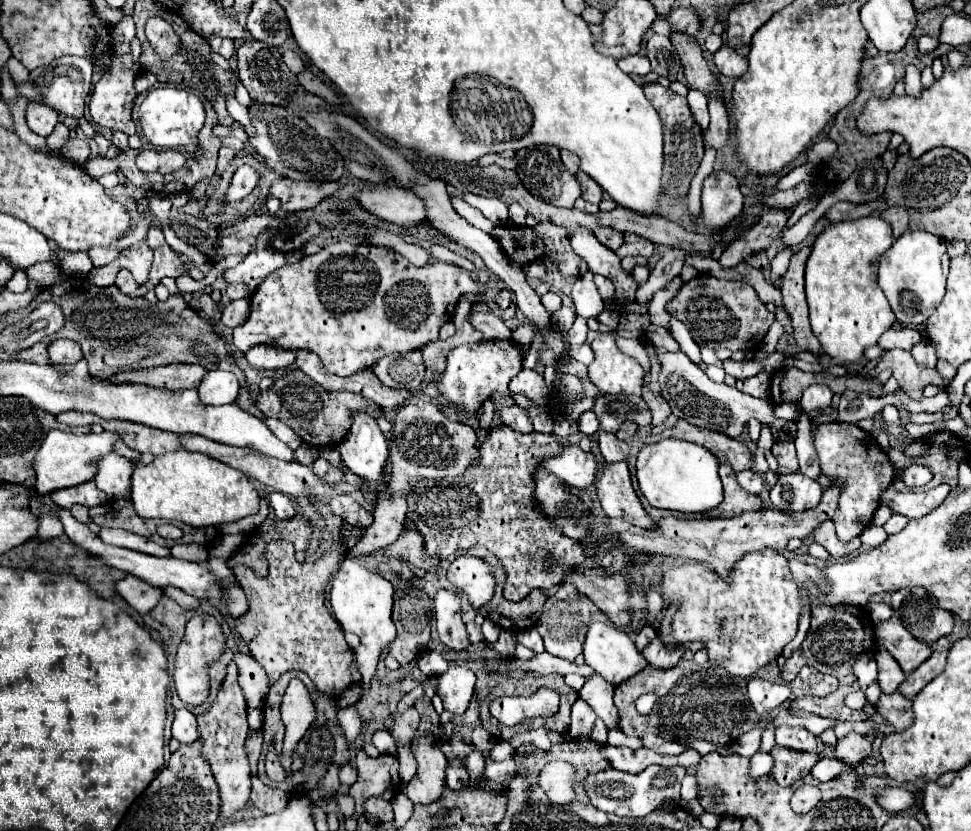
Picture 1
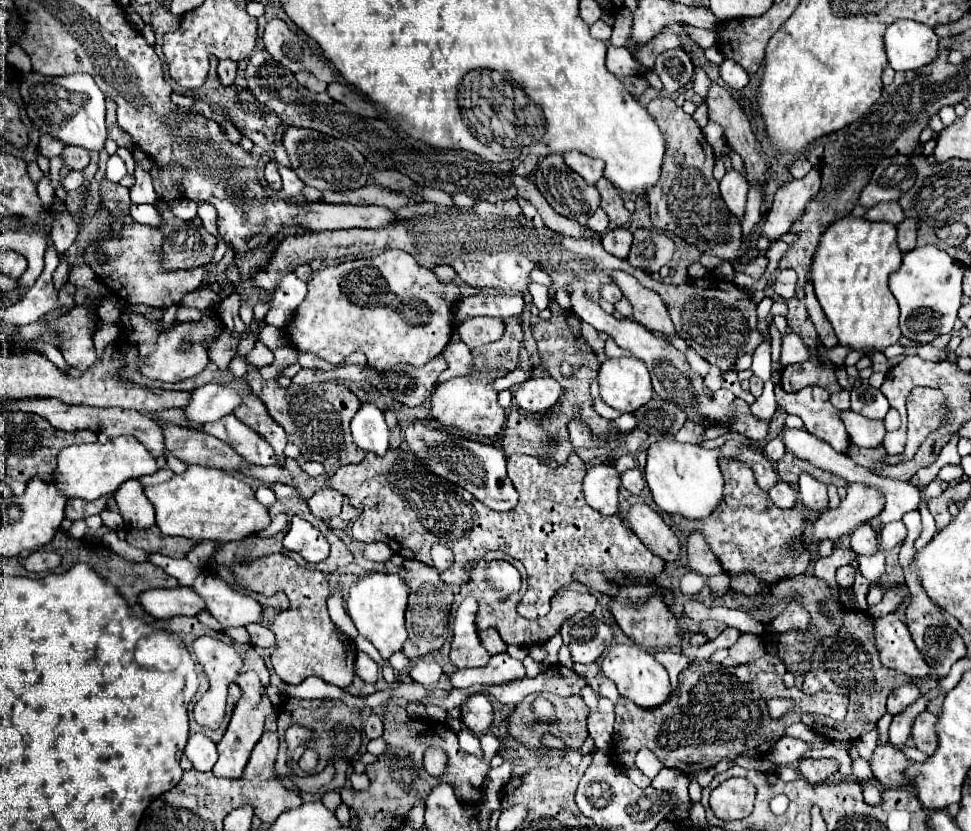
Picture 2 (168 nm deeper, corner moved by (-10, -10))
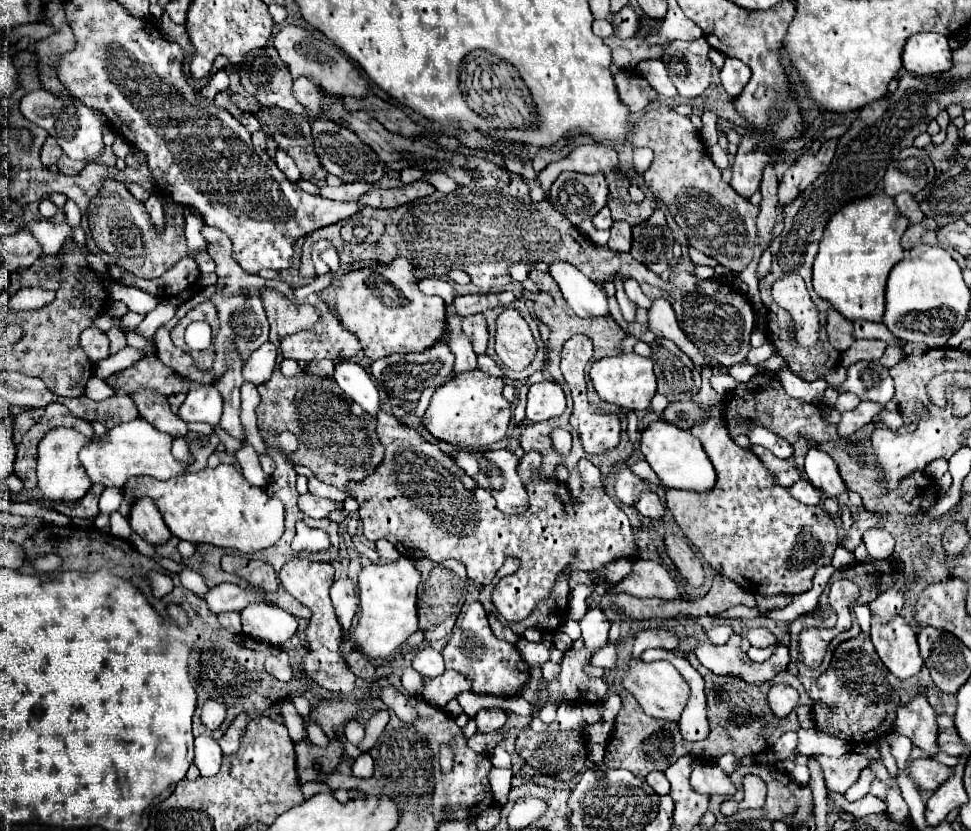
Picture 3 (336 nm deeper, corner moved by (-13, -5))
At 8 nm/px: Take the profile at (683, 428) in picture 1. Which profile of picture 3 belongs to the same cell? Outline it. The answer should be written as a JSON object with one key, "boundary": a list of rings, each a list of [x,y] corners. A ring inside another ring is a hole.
{"boundary":[[[754,445],[752,451],[766,465],[766,469],[774,475],[774,479],[778,479],[778,485],[790,487],[794,481],[800,479],[800,471],[794,467],[792,459],[780,459],[772,451],[768,451],[760,445]]]}

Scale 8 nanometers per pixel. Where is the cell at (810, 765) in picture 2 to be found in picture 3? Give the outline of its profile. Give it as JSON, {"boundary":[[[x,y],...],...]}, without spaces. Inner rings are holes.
{"boundary":[[[846,753],[842,757],[826,757],[826,755],[814,755],[814,759],[820,763],[826,779],[826,787],[836,793],[846,793],[858,779],[860,769],[868,765],[868,759],[860,753]]]}

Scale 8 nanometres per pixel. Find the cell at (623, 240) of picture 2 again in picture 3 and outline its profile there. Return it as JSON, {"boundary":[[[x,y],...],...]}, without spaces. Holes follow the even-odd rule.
{"boundary":[[[614,221],[610,227],[610,241],[608,247],[620,253],[626,253],[632,243],[632,227],[626,221]]]}

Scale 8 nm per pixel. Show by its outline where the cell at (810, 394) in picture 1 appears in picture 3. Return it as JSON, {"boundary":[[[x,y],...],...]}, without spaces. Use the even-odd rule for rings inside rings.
{"boundary":[[[840,391],[836,411],[840,411],[840,413],[842,413],[842,411],[850,411],[850,409],[854,409],[858,403],[860,403],[858,395],[854,395],[854,393],[846,393],[846,391]]]}

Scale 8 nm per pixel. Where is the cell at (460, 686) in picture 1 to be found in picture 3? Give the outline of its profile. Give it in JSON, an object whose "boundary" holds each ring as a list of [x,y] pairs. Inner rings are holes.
{"boundary":[[[480,709],[474,721],[480,733],[494,733],[506,723],[506,713],[502,709]]]}

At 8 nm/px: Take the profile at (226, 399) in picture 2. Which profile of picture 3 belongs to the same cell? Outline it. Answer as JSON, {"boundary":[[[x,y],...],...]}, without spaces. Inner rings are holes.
{"boundary":[[[192,381],[186,401],[182,403],[178,415],[186,423],[202,421],[202,423],[218,425],[222,417],[222,407],[224,407],[224,399],[214,385],[202,385]]]}

